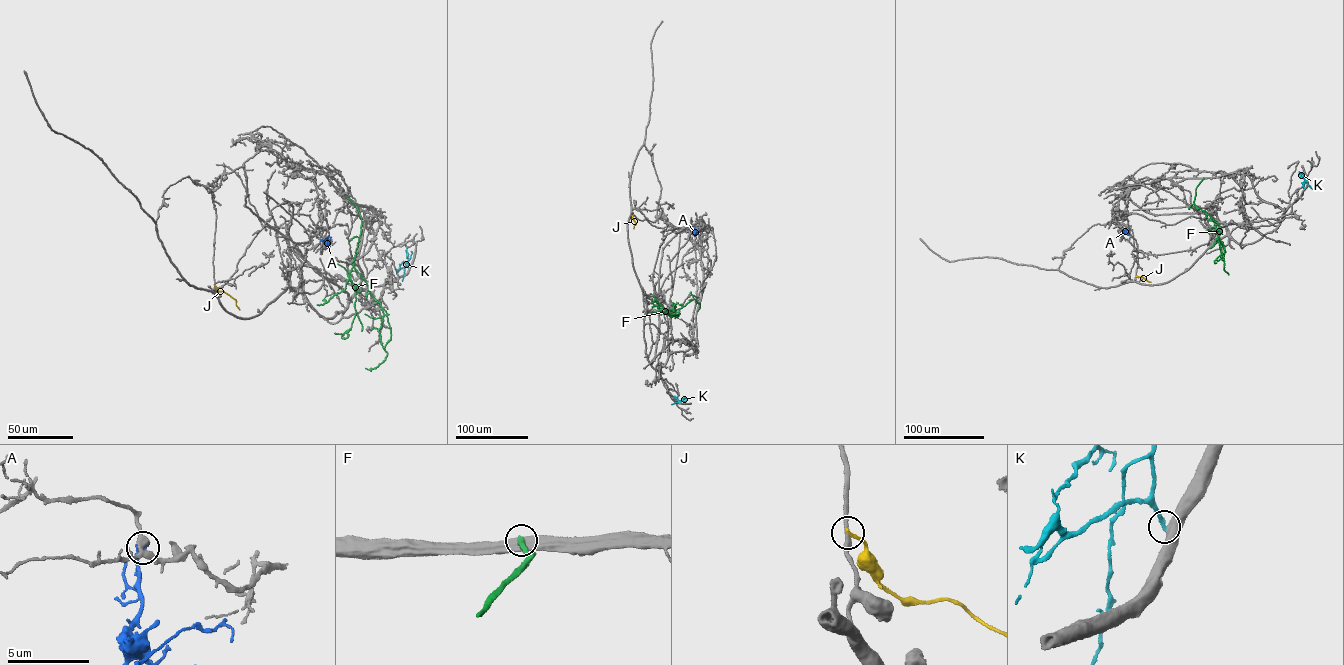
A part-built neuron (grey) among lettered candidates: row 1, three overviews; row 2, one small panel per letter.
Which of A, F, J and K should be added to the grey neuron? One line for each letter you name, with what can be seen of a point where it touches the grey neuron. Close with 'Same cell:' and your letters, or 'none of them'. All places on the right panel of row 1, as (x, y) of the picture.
K: contact (1307, 181)
Same cell: K

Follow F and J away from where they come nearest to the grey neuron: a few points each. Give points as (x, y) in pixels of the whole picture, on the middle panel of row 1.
F: (697, 310), (700, 304), (694, 299), (679, 309), (676, 317), (677, 314), (672, 317), (662, 311), (652, 311)
J: (633, 214), (636, 223), (633, 228)

